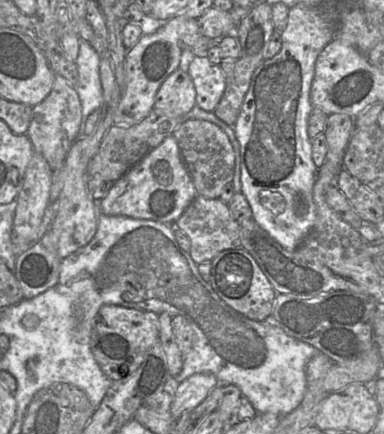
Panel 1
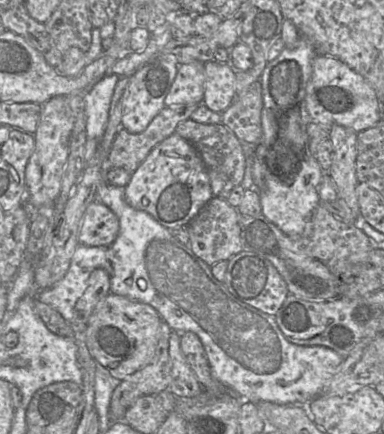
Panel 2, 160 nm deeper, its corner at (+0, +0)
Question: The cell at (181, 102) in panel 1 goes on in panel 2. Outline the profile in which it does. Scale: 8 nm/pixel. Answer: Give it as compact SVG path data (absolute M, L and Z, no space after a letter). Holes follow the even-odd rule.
M193 61L178 66L177 75L165 97L167 107L183 104L201 104L205 92L205 67Z

